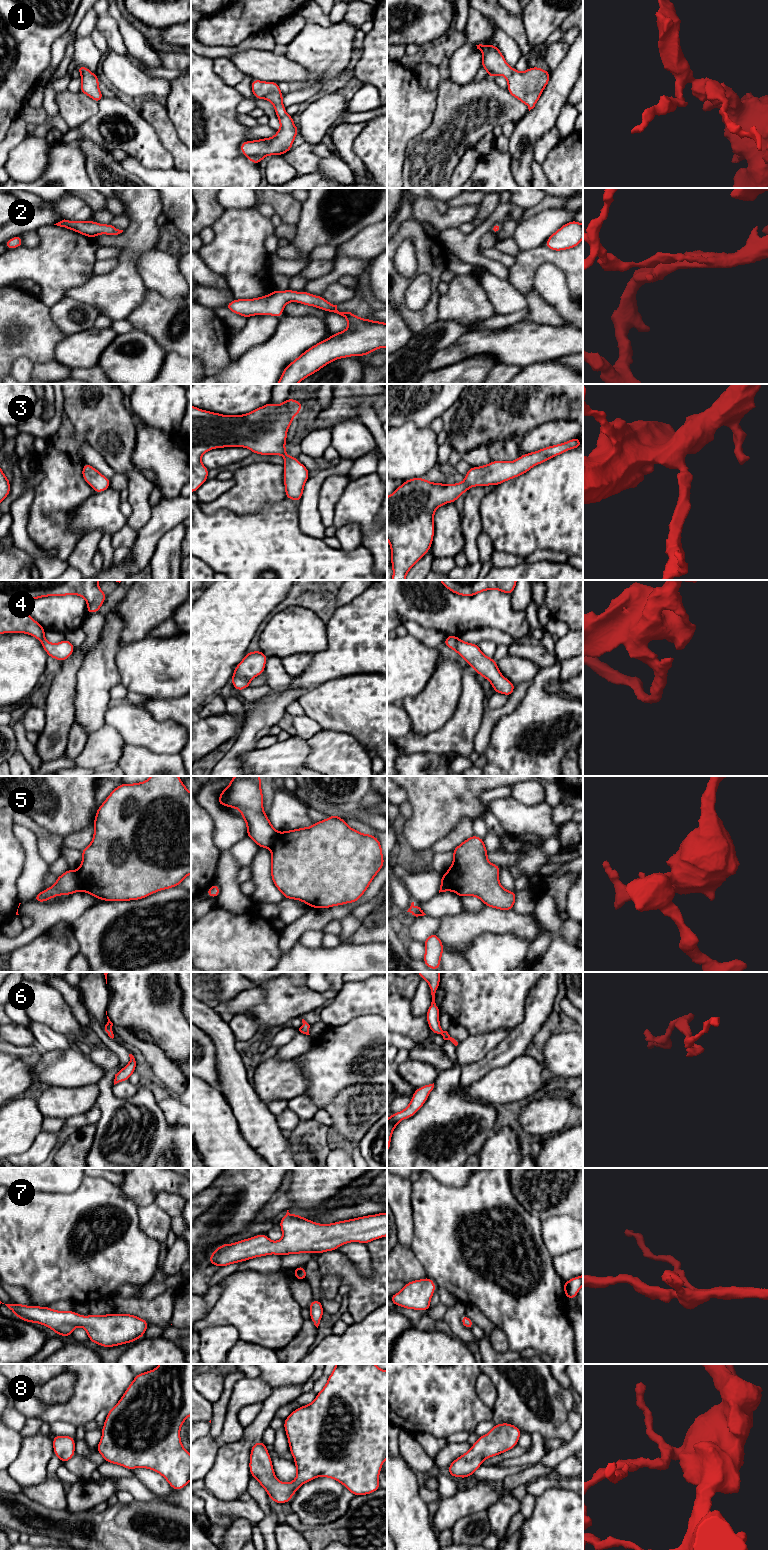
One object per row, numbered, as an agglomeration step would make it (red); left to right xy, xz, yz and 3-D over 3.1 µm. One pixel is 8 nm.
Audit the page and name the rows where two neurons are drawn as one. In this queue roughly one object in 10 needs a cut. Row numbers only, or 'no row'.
5

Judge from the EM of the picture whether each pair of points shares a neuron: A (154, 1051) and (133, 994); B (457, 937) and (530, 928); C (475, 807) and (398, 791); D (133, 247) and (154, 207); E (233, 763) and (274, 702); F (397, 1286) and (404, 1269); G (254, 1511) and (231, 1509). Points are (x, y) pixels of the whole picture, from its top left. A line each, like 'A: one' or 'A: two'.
A: two
B: one
C: two
D: one
E: one
F: two
G: one

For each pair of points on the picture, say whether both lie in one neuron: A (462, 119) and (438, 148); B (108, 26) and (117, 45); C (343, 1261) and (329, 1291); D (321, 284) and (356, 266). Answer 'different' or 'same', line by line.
A: same
B: same
C: different
D: same

